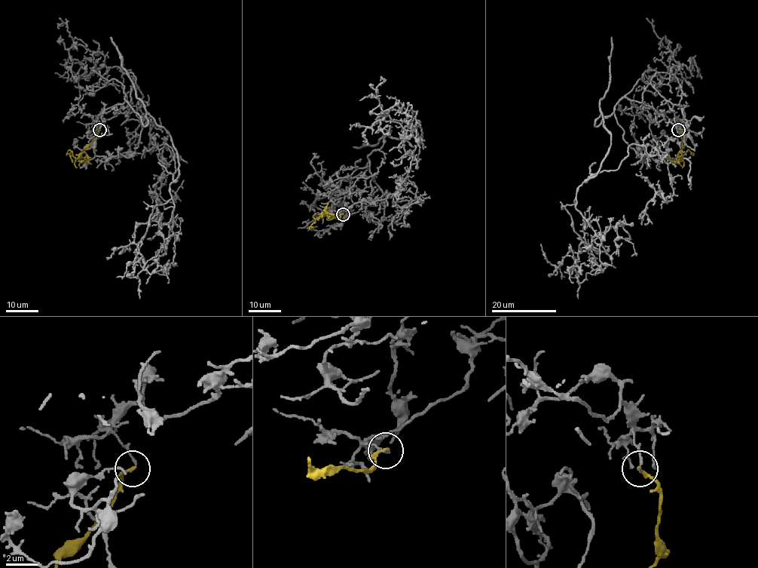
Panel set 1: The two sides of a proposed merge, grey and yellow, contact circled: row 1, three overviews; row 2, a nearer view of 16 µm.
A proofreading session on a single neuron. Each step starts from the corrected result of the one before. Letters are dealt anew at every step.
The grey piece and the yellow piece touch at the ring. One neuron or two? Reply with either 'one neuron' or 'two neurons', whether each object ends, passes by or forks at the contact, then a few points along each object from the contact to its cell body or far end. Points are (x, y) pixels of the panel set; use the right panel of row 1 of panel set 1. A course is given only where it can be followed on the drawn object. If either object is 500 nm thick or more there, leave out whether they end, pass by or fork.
two neurons; grey ends; yellow ends; course grey (678, 130), (625, 97), (594, 121), (610, 146), (586, 180), (632, 144), (667, 164), (673, 194), (641, 224); course yellow (678, 130), (683, 137), (678, 156), (682, 158), (687, 150), (694, 155)

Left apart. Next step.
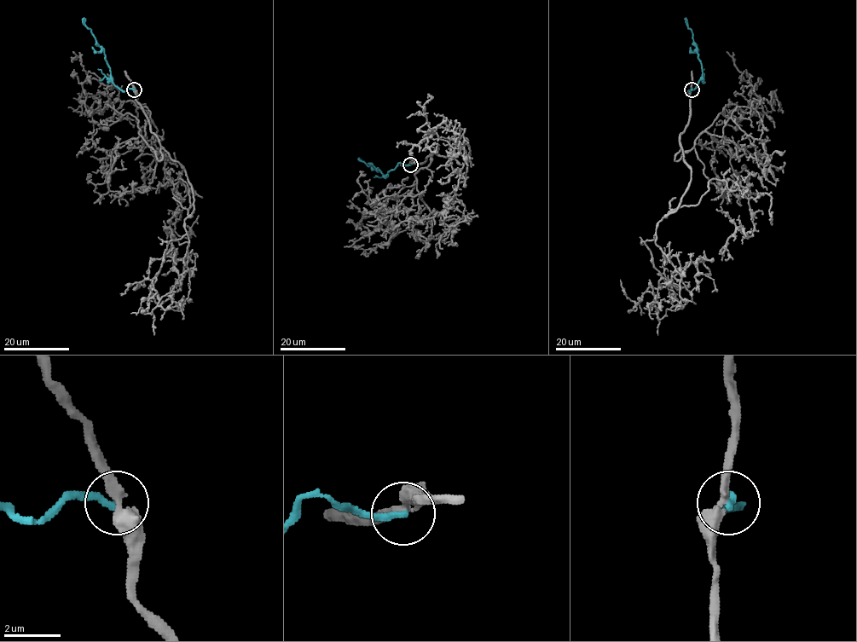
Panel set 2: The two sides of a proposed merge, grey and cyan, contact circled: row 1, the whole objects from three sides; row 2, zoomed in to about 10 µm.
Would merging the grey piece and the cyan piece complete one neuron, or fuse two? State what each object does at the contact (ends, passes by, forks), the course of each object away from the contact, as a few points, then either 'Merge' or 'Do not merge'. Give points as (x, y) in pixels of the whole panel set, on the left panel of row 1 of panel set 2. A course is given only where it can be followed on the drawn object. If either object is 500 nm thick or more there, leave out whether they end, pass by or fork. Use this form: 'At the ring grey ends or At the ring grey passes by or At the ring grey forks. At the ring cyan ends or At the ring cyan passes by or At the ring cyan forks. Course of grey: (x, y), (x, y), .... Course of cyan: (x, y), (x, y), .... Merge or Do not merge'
At the ring grey passes by. At the ring cyan ends. Course of grey: (134, 89), (150, 130), (193, 193), (189, 216), (181, 179), (188, 190), (160, 259). Course of cyan: (134, 89), (122, 90), (114, 85), (104, 50), (83, 18). Do not merge

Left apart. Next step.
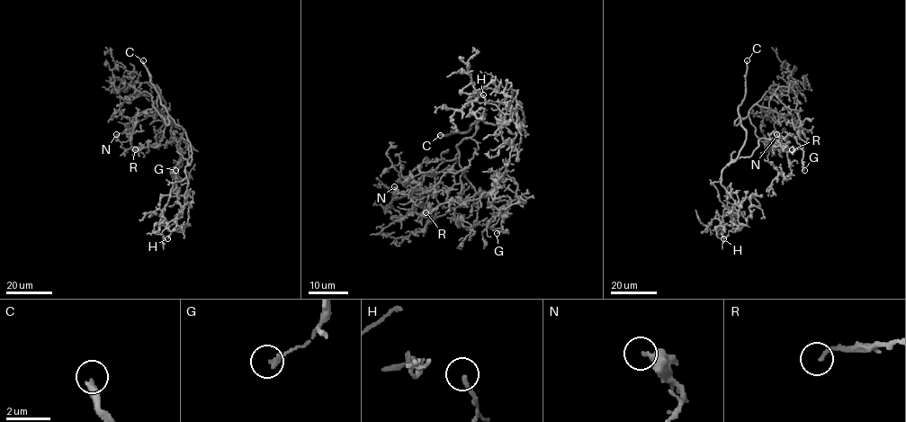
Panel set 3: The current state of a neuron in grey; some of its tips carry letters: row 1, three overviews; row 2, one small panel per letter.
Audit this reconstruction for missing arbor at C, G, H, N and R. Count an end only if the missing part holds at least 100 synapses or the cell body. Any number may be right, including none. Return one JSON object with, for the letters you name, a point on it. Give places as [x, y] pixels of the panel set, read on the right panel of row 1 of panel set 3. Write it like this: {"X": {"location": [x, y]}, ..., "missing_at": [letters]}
{"C": {"location": [747, 60]}, "missing_at": ["C"]}

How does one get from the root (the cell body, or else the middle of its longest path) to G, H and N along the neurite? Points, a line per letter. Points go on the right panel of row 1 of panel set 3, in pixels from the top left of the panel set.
G: (746, 136), (737, 158), (729, 164), (750, 157), (758, 140), (765, 138), (786, 152), (801, 148), (804, 170)
H: (746, 136), (737, 158), (721, 174), (721, 184), (739, 208), (740, 224), (737, 230), (729, 230), (723, 238)
N: (746, 136), (740, 117), (734, 122), (737, 125), (745, 118), (755, 104), (772, 119), (776, 134)

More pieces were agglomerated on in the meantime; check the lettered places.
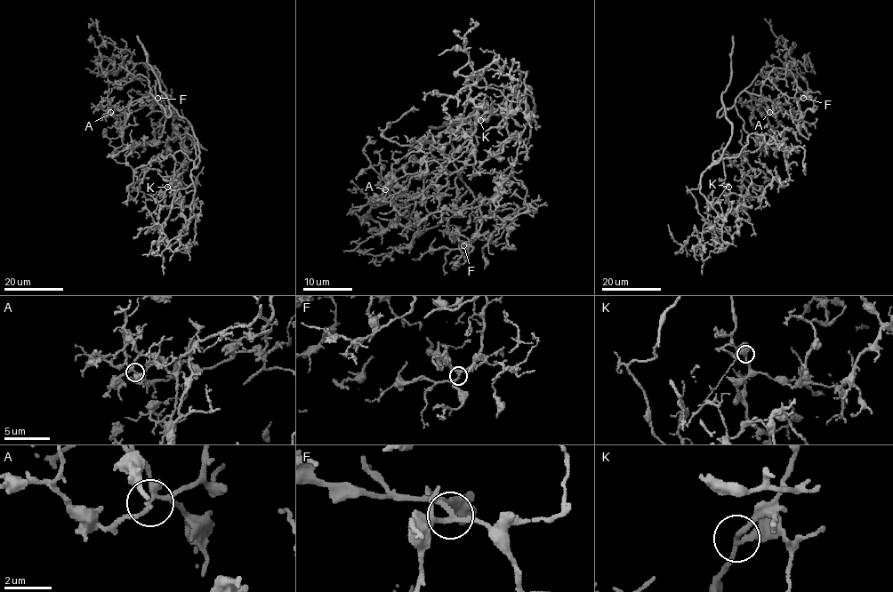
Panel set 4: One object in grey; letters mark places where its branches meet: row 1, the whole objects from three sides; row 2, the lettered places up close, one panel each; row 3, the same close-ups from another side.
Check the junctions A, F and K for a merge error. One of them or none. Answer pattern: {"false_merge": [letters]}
{"false_merge": []}

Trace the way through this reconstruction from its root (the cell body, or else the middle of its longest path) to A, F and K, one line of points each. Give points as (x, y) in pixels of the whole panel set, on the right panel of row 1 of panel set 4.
A: (732, 127), (724, 106), (717, 114), (720, 117), (731, 108), (744, 91), (768, 113), (768, 107), (769, 112)
F: (732, 127), (725, 107), (718, 112), (744, 91), (760, 95), (767, 79), (803, 98)
K: (732, 127), (720, 159), (710, 166), (712, 154), (718, 150), (724, 164), (724, 183), (728, 187)

